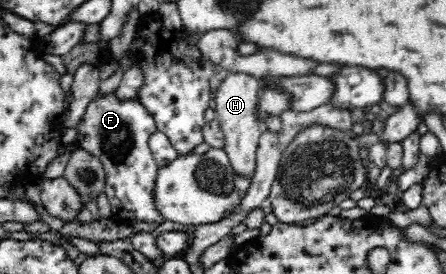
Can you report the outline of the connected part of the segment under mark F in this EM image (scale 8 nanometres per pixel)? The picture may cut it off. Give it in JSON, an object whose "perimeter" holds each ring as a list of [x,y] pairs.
{"perimeter":[[[115,92],[102,96],[97,93],[90,99],[85,113],[76,123],[76,127],[77,138],[74,146],[83,148],[85,151],[96,155],[102,161],[106,177],[104,192],[111,205],[114,221],[127,222],[131,219],[136,219],[137,222],[147,221],[157,225],[162,224],[165,219],[157,211],[154,204],[155,178],[160,167],[153,157],[148,142],[151,135],[158,129],[153,115],[149,114],[139,97],[135,96],[132,99],[122,101],[117,98]]]}

